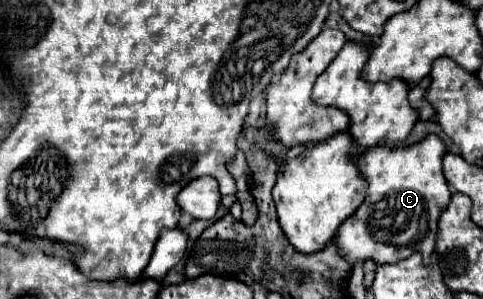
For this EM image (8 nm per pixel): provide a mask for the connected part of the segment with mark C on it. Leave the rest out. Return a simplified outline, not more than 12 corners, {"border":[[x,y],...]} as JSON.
{"border":[[440,137],[356,159],[348,263],[432,255],[452,197]]}

